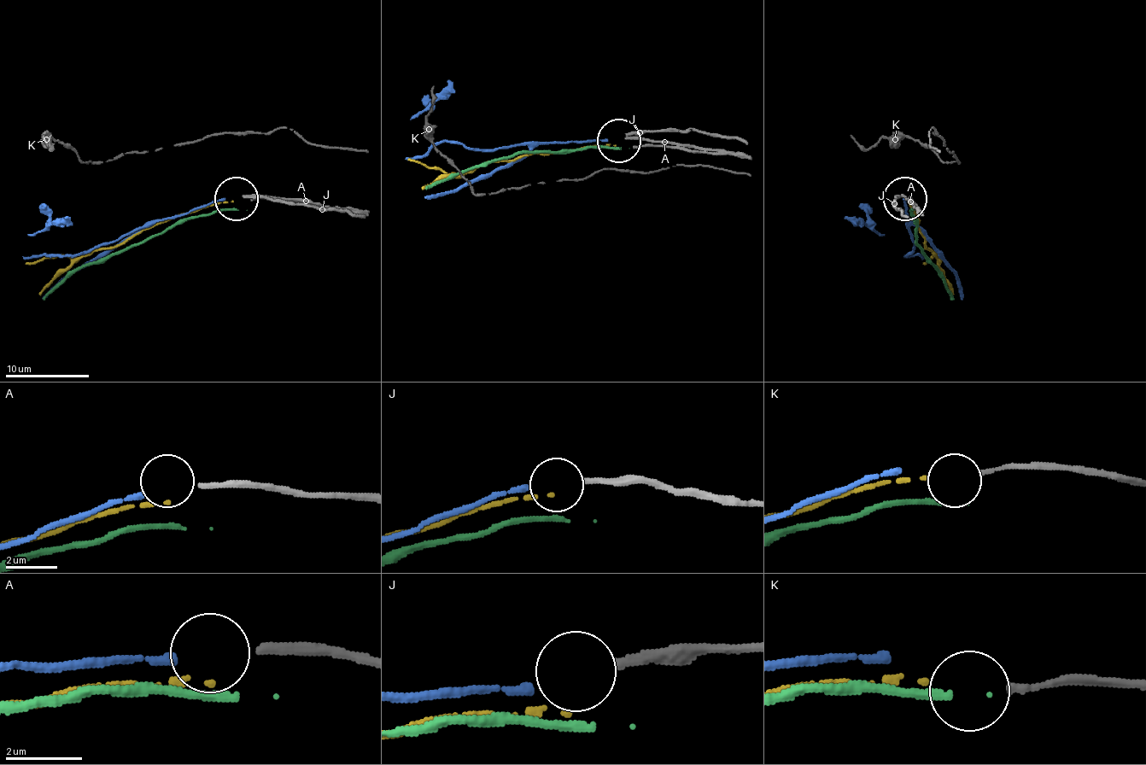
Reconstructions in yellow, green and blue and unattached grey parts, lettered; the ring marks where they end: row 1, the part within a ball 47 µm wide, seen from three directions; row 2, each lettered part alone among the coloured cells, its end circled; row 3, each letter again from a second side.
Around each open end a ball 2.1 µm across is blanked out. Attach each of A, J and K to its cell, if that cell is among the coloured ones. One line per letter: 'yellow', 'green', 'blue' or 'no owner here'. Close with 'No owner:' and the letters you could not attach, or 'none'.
A: blue
J: no owner here
K: yellow
No owner: J

